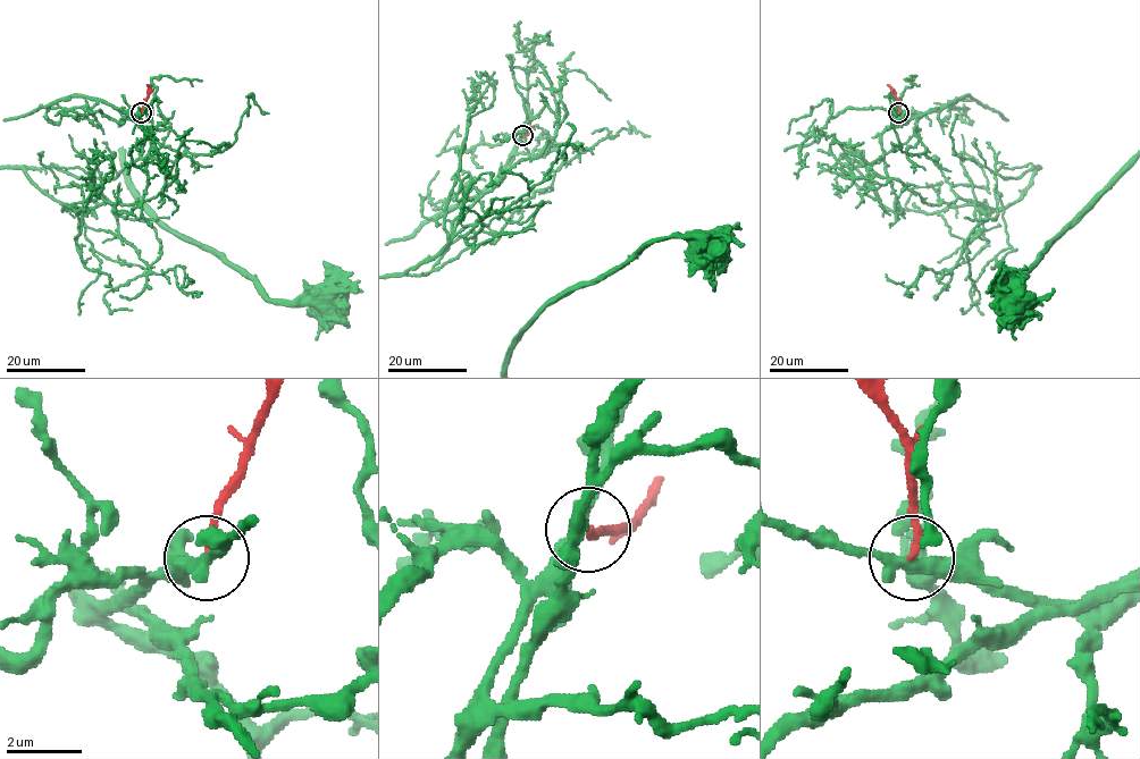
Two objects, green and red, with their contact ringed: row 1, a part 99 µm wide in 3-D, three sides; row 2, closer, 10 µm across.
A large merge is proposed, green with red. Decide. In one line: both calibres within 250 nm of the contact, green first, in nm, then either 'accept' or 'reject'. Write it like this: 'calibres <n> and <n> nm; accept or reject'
calibres 360 and 200 nm; reject

